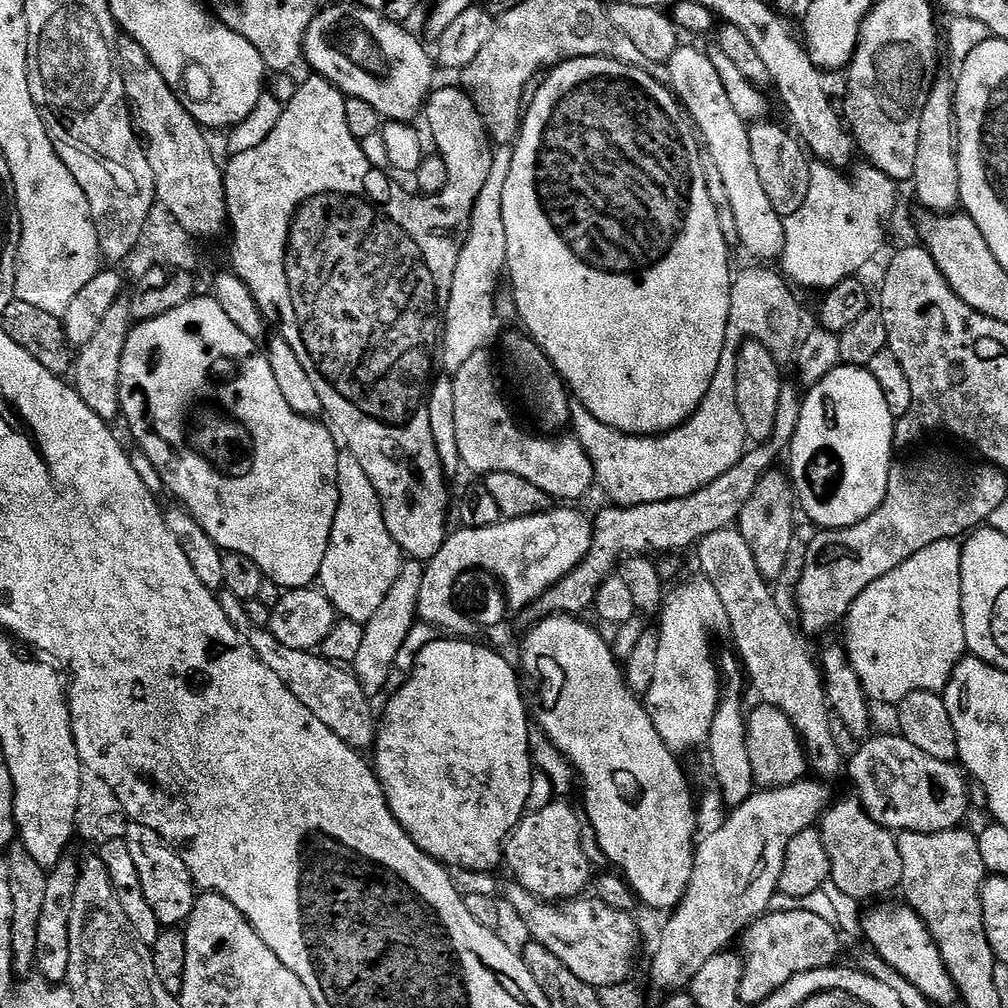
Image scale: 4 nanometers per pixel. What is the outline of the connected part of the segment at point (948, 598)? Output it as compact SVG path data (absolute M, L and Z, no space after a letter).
M955 540L934 542L926 550L918 550L914 558L906 558L902 566L890 570L886 578L878 578L854 602L843 621L842 647L848 654L854 674L862 682L869 701L898 706L915 692L943 693L953 670L968 652L966 630L962 626L962 554Z

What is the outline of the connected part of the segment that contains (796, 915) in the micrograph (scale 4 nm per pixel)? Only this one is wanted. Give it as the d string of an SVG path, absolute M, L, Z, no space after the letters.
M790 910L789 913L765 914L744 929L744 952L742 959L742 982L740 983L740 1003L758 1006L770 994L774 994L790 978L806 974L810 970L831 968L840 956L841 933L837 927L819 918L809 910Z

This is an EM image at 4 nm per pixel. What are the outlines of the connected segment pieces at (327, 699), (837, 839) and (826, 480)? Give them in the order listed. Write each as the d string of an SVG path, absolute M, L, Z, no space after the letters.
M221 591L218 599L222 614L230 618L230 626L234 626L238 634L242 634L258 659L270 670L274 670L278 678L282 678L286 690L290 690L290 694L294 694L294 698L298 698L298 702L302 702L302 706L306 706L306 710L310 710L310 714L314 714L318 722L330 726L330 730L334 730L334 734L346 741L351 748L365 750L364 748L371 749L375 745L378 716L377 713L372 713L373 701L364 693L355 675L347 667L331 664L315 651L303 652L282 646L282 642L278 642L267 628L254 626L254 622L246 618L244 601L234 598L234 594Z
M859 799L840 800L831 805L818 821L818 831L830 854L830 882L842 894L861 902L876 902L887 892L897 891L902 882L902 854L898 854L896 836L878 826L860 804Z
M841 366L835 368L830 374L826 374L826 378L822 378L822 382L818 382L812 388L807 389L802 401L801 418L798 420L797 433L794 434L794 438L790 442L790 452L792 448L790 479L796 493L796 499L799 507L802 509L803 515L805 512L817 524L815 526L817 529L849 528L866 518L870 518L870 514L874 514L874 510L878 510L886 498L886 486L888 485L890 470L894 463L892 448L894 449L894 441L896 439L897 420L890 414L890 406L886 406L886 397L882 395L882 389L878 386L878 382L874 382L874 374L870 374L867 367L854 368L851 366Z

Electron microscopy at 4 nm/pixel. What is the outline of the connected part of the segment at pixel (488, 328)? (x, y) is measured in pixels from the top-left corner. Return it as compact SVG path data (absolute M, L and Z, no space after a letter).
M500 146L493 151L490 178L482 186L472 211L472 225L468 227L468 237L462 242L458 266L454 270L454 286L450 290L448 312L444 316L442 329L442 368L454 374L485 347L496 328L496 302L500 276L505 275L508 255L506 254L506 226L502 214L502 190L506 190L506 178L510 175L512 148Z

